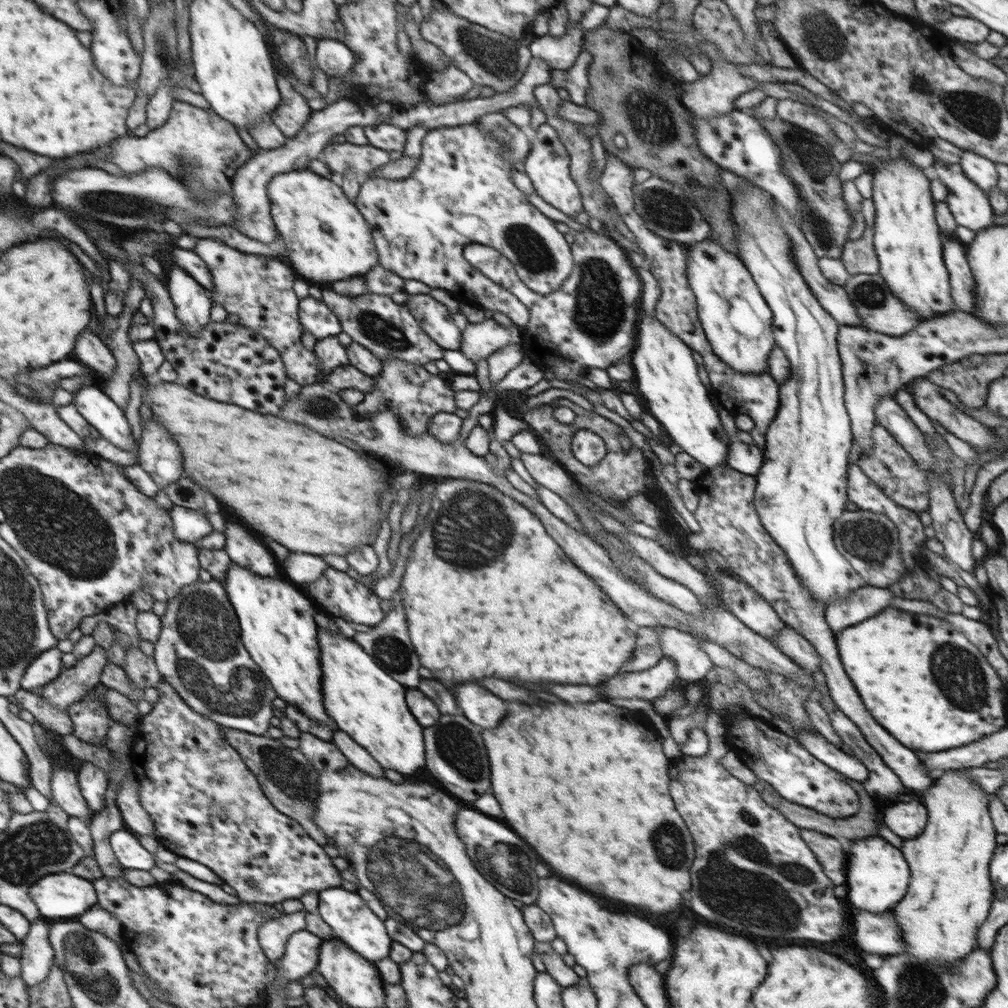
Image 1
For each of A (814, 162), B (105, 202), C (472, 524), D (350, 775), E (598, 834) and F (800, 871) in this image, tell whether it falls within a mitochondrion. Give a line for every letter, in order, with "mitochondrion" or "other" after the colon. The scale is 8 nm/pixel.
A: mitochondrion
B: mitochondrion
C: mitochondrion
D: other
E: other
F: mitochondrion

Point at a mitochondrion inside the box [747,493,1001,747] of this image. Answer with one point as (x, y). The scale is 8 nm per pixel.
(965, 684)

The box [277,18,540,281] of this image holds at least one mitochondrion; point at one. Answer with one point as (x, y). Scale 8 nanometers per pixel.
(500, 59)

